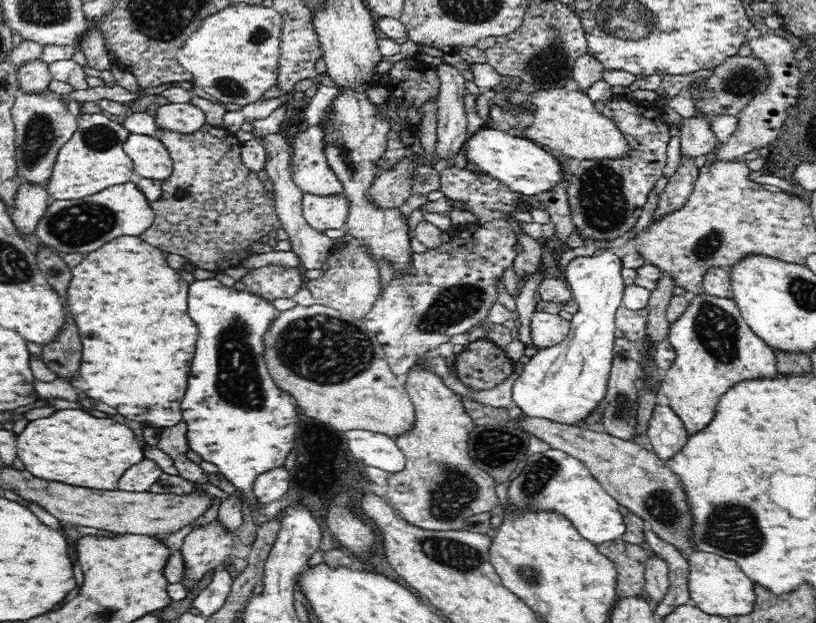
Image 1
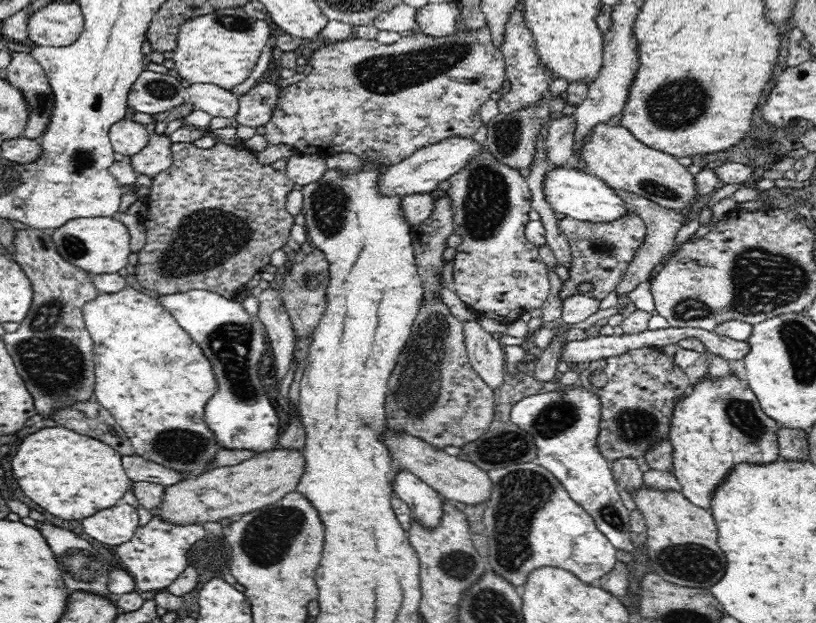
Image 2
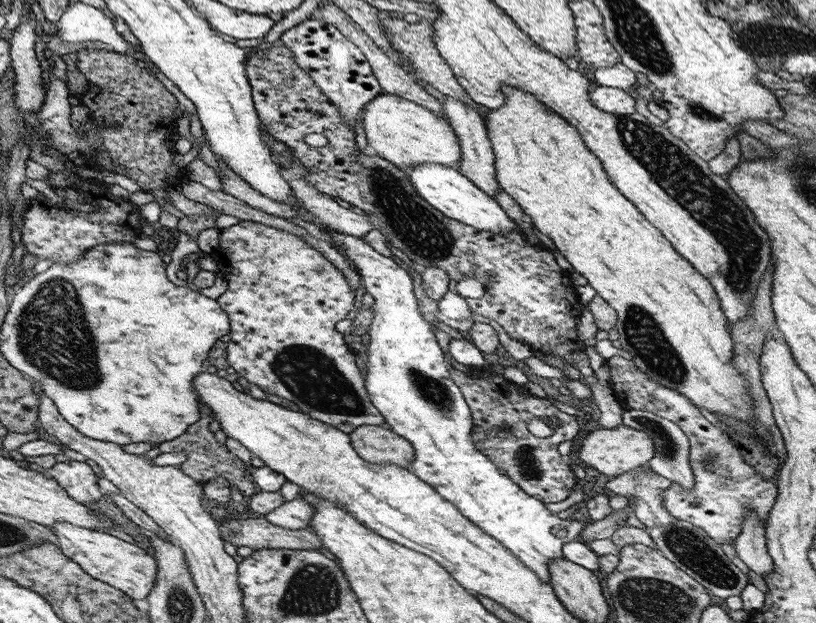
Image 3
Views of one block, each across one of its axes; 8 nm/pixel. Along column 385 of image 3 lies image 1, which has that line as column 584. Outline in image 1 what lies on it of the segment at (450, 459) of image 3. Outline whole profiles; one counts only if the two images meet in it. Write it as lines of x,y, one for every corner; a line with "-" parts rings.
611,249
598,250
592,256
578,256
565,266
565,278
571,296
579,306
569,320
570,332
560,344
542,348
530,357
514,380
512,399
525,416
545,418
560,424
577,426
586,422
608,392
608,377
615,357
615,314
623,300
622,259

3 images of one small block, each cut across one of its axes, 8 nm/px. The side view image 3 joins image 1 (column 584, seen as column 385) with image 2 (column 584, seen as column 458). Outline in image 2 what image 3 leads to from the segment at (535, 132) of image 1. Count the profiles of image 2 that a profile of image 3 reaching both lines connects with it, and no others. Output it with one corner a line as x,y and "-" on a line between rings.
600,122
600,124
592,126
592,134
584,140
582,150
580,150
580,157
585,162
586,171
592,175
596,175
614,190
632,192
678,213
686,210
686,208
690,208
696,202
694,175
685,166
680,164
675,156
642,144
642,142
623,126
611,126
607,122

